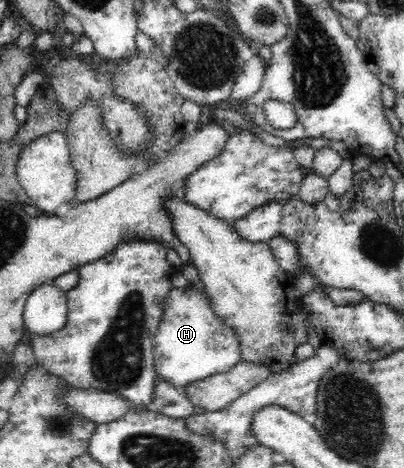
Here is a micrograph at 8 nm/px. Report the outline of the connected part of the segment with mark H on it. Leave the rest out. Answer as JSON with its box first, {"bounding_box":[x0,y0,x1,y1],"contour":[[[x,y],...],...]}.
{"bounding_box":[152,286,241,390],"contour":[[[186,286],[184,289],[172,287],[163,302],[163,311],[163,319],[160,320],[158,332],[152,340],[154,345],[154,367],[157,376],[163,379],[165,383],[172,385],[173,388],[184,390],[193,383],[208,379],[210,376],[228,372],[238,362],[241,362],[237,336],[213,314],[205,293],[202,293],[199,289],[190,286]]]}

